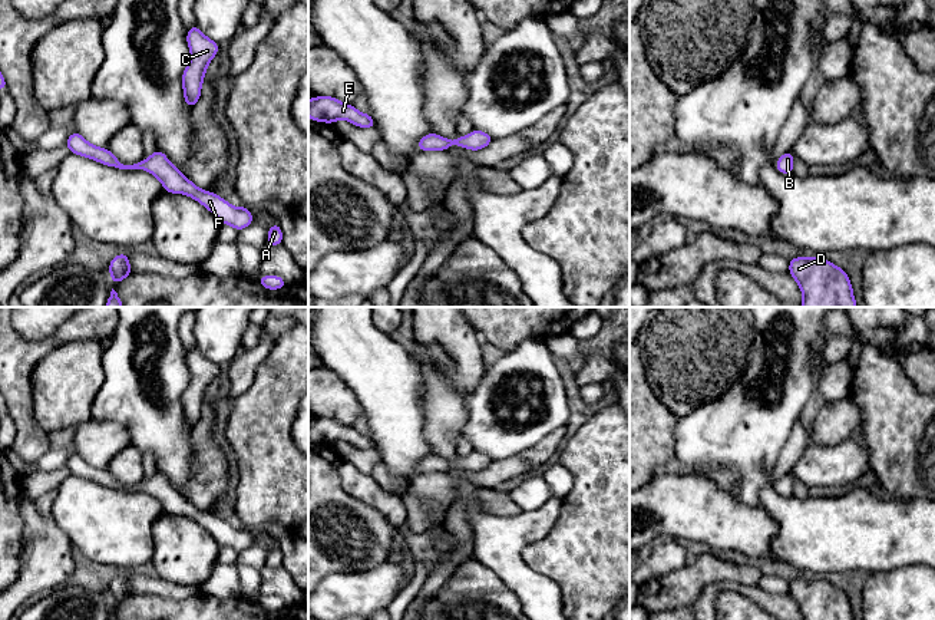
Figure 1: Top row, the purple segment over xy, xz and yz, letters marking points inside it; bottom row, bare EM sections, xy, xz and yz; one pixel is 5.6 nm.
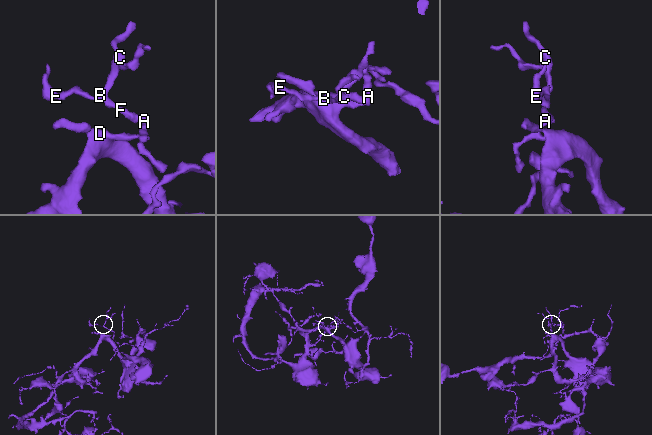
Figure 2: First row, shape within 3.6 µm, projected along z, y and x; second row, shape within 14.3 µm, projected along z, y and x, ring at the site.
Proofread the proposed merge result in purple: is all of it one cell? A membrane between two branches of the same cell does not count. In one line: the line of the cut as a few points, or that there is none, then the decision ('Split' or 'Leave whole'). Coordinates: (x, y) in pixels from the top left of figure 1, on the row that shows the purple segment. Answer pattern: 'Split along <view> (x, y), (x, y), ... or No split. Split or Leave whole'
No split. Leave whole

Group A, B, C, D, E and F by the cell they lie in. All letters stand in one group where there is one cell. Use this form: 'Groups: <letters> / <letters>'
Groups: A B C D E F

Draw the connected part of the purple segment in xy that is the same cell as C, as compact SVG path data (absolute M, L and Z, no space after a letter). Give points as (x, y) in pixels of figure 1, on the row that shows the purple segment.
M196 24L188 30L186 42L191 60L182 73L182 88L186 108L194 108L201 96L207 66L219 52L219 44L208 39Z

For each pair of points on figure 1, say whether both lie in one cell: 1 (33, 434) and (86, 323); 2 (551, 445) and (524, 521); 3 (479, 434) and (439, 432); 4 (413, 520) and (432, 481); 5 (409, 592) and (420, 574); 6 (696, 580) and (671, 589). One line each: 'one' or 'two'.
1: one
2: two
3: two
4: one
5: one
6: one

